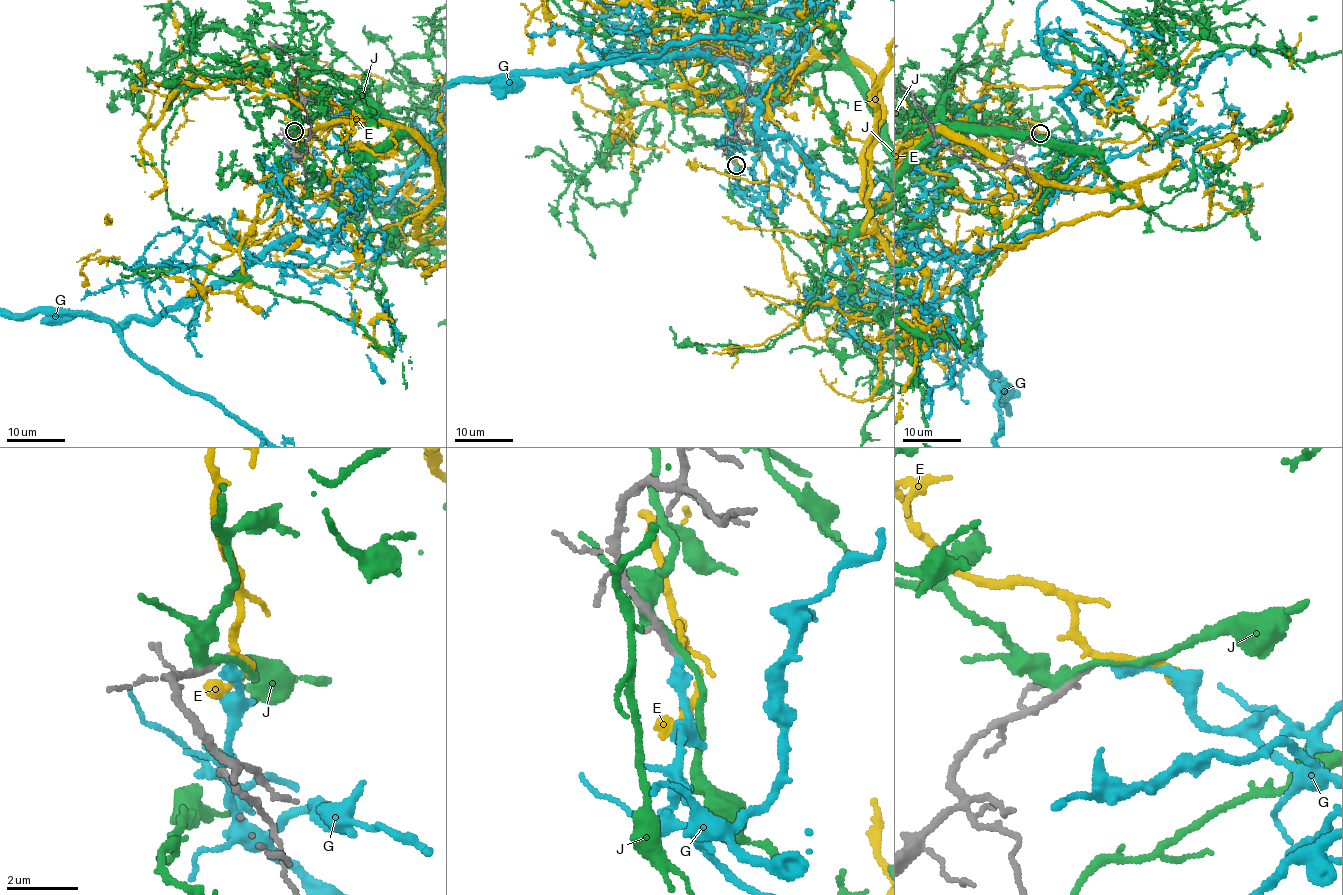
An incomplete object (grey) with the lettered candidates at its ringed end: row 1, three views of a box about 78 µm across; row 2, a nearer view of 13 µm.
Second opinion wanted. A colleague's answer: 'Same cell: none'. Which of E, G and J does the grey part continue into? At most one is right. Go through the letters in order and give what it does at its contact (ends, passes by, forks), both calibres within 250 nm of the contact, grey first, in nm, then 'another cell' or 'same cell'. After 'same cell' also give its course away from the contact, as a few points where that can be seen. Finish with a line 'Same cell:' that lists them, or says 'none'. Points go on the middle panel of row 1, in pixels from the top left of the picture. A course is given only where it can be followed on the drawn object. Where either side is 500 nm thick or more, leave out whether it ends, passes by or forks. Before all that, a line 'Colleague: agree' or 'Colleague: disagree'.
Colleague: agree
E: it passes by; calibres 190 and 180 nm; another cell
G: it ends; calibres 190 and 320 nm; another cell
J: it passes by; calibres 280 and 300 nm; another cell
Same cell: none

